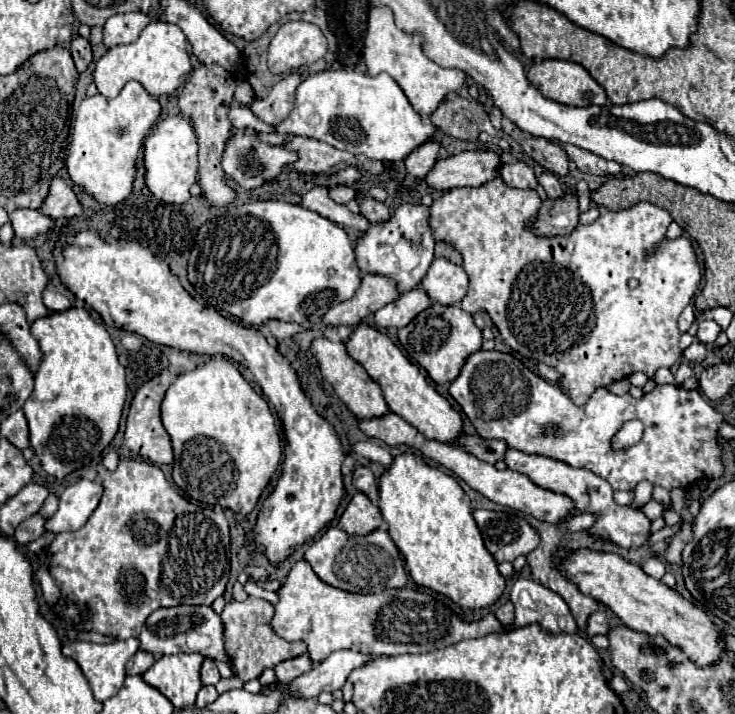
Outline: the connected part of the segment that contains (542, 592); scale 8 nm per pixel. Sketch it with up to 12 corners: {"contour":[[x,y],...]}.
{"contour":[[518,578],[510,590],[516,626],[576,634],[568,604],[538,582]]}

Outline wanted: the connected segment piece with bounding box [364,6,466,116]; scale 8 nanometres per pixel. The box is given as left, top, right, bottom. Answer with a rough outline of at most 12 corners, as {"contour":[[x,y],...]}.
{"contour":[[370,10],[364,62],[390,74],[418,114],[430,116],[466,80],[422,54],[420,38]]}

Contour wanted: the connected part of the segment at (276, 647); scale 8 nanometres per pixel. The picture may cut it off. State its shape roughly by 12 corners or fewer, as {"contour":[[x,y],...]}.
{"contour":[[248,596],[222,612],[224,648],[240,680],[306,654],[276,636],[270,602]]}

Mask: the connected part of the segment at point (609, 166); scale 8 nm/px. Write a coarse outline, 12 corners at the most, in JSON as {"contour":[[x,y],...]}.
{"contour":[[554,142],[566,150],[580,172],[616,176],[622,166],[578,146]]}

